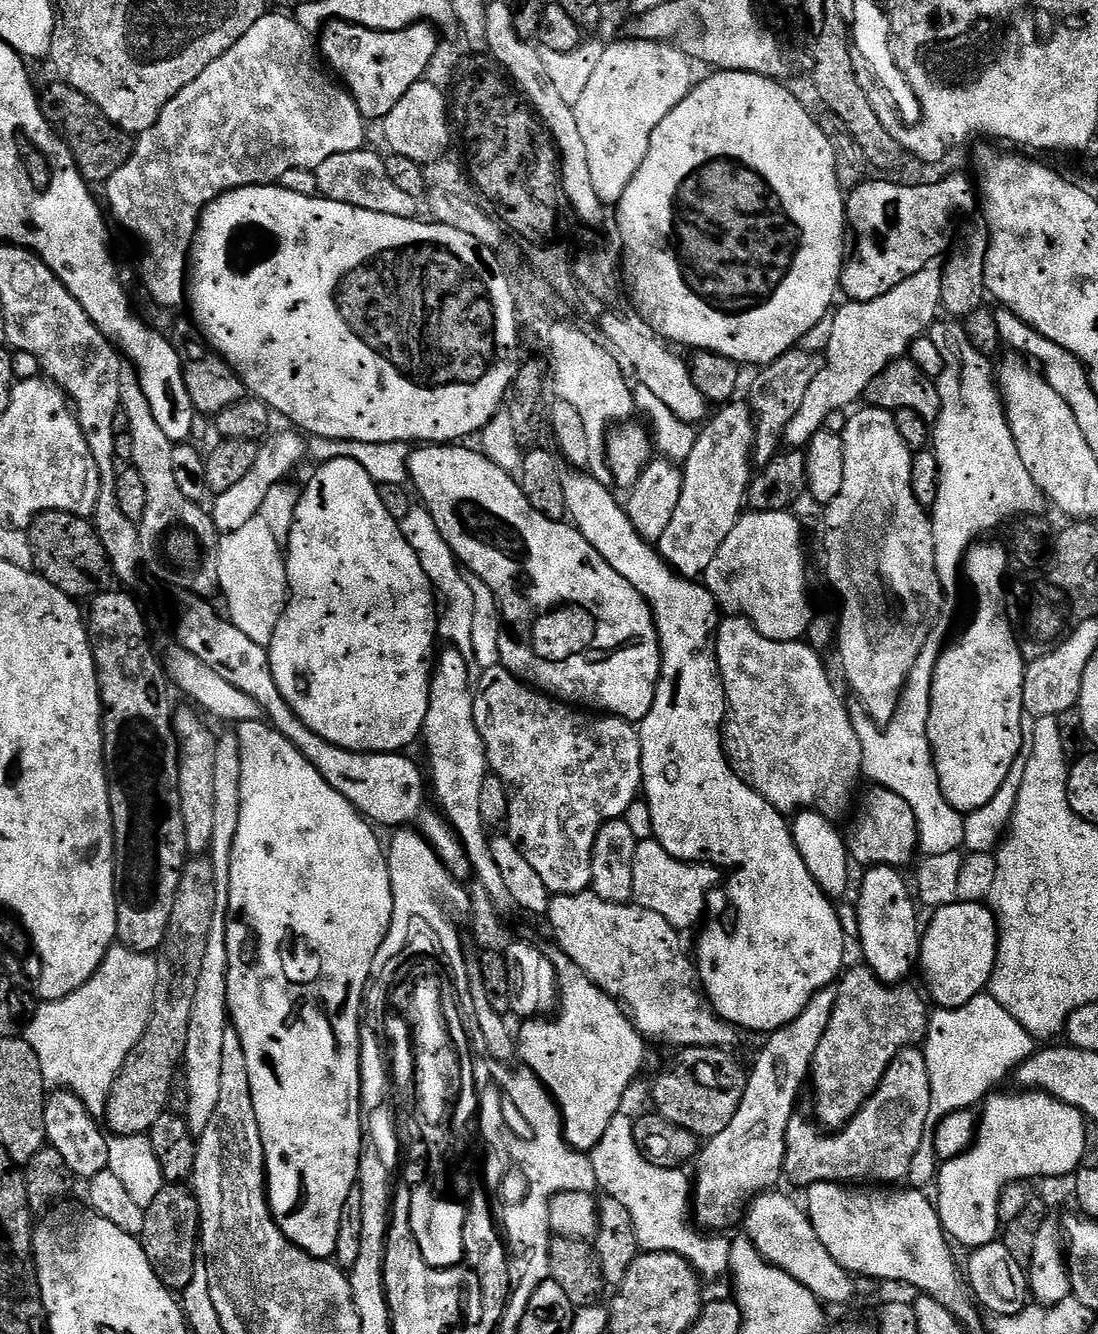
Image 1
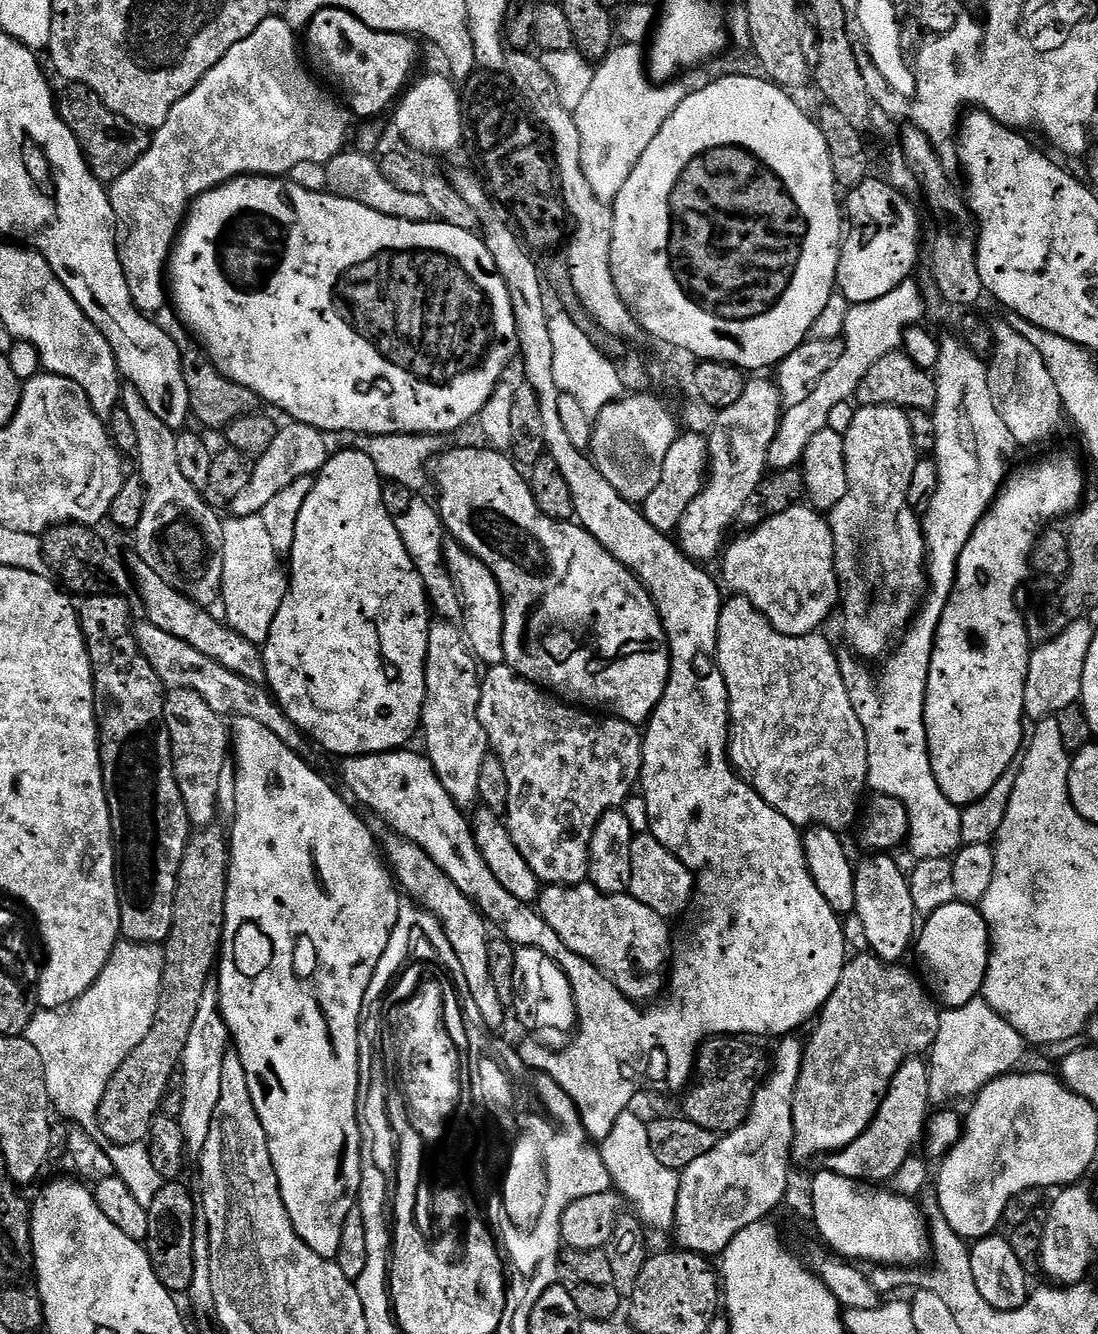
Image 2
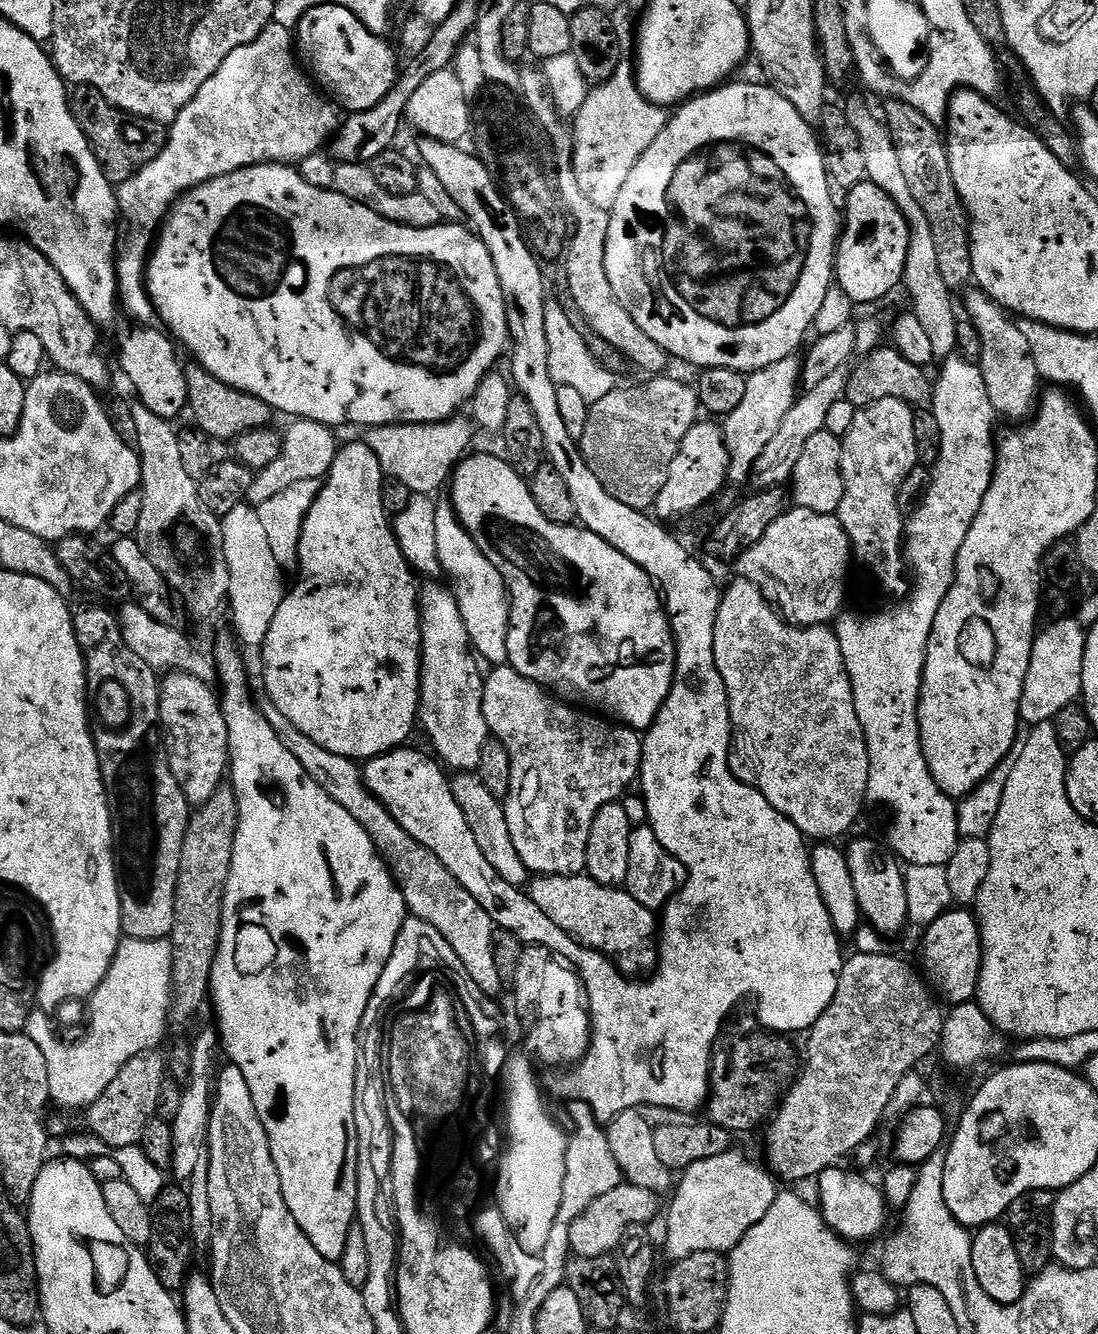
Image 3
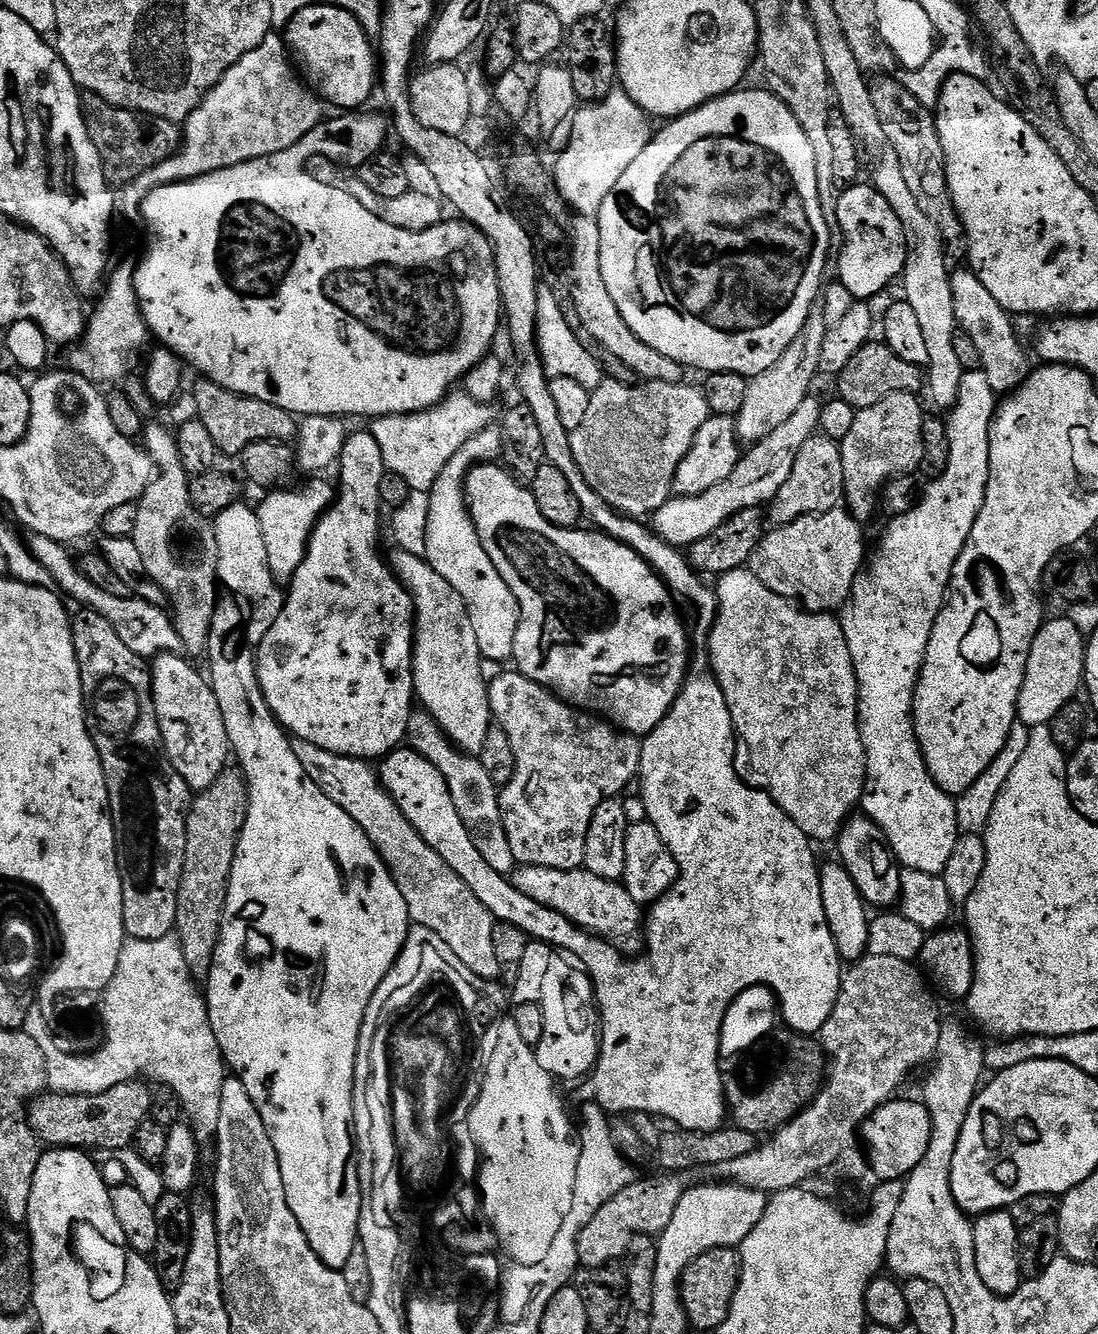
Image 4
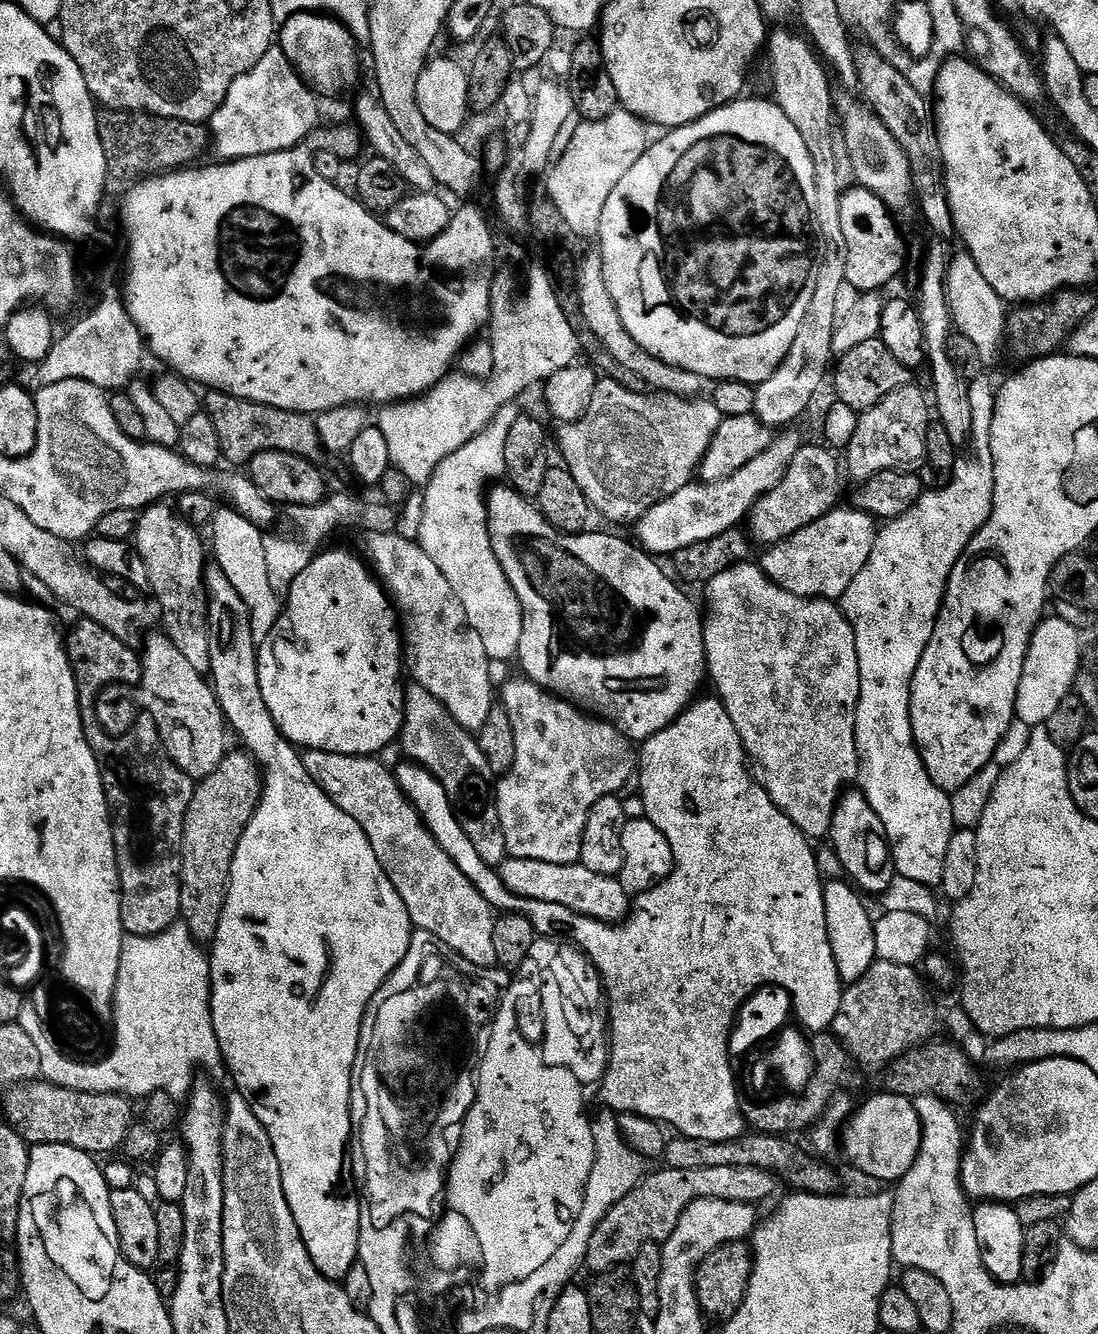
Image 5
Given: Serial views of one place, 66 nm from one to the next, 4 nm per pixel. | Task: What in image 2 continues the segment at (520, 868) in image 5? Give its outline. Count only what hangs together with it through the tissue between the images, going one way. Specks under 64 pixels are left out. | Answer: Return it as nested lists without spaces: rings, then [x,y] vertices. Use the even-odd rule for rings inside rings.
[[[591,882],[570,885],[550,884],[540,893],[538,911],[542,919],[550,922],[554,934],[558,934],[561,942],[570,950],[574,950],[574,954],[586,958],[586,962],[590,962],[602,975],[608,976],[610,982],[614,982],[614,986],[622,990],[627,1000],[652,1002],[665,991],[666,981],[670,976],[674,936],[671,931],[668,933],[669,921],[665,917],[654,914],[650,906],[642,906],[638,898],[623,892],[607,896]]]

